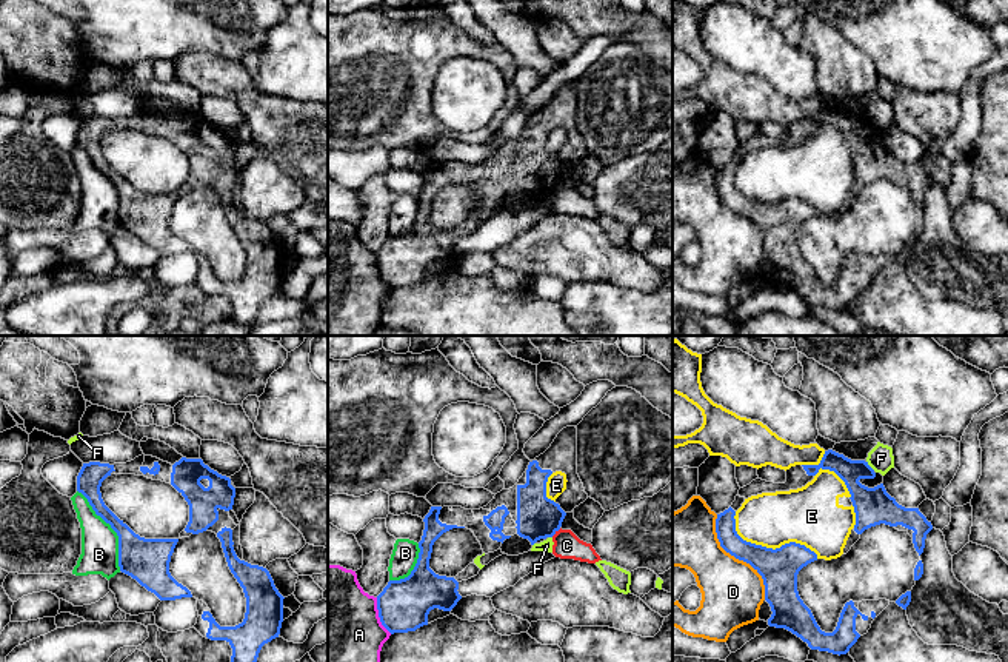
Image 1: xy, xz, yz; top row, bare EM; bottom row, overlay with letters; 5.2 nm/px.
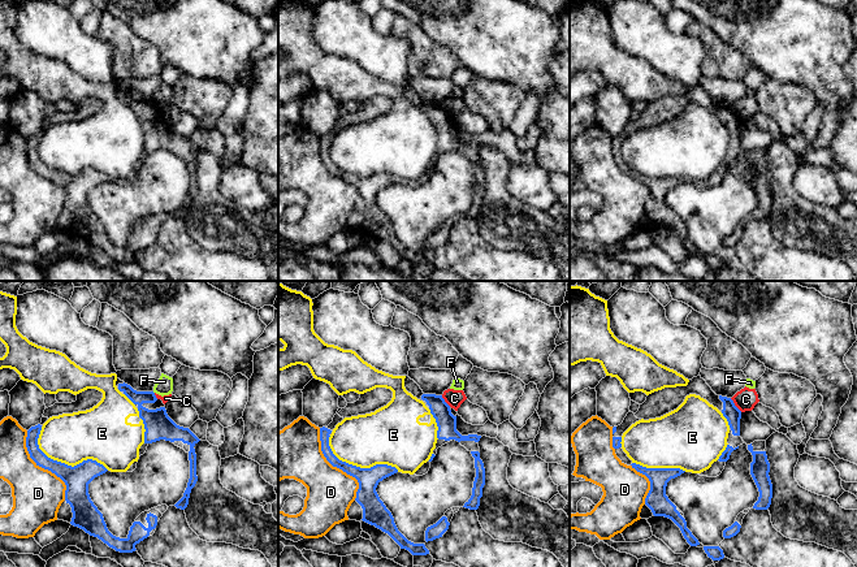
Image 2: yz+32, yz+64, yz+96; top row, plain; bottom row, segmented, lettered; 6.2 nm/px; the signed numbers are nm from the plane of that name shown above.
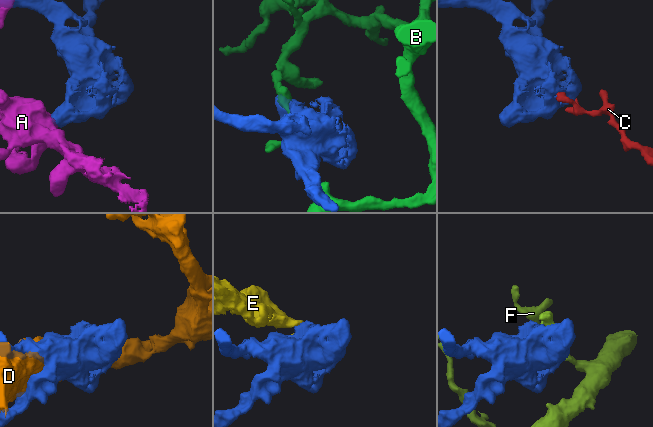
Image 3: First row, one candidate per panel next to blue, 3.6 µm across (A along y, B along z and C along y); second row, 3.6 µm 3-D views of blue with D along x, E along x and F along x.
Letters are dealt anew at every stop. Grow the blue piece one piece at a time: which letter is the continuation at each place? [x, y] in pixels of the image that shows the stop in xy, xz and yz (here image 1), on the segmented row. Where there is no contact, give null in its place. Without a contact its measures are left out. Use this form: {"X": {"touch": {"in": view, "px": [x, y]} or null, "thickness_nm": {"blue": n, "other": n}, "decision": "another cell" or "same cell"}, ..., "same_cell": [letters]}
{"A": {"touch": {"in": "xz", "px": [379, 616]}, "thickness_nm": {"blue": 280, "other": 440}, "decision": "another cell"}, "B": {"touch": {"in": "xy", "px": [113, 528]}, "thickness_nm": {"blue": 240, "other": 190}, "decision": "another cell"}, "C": {"touch": {"in": "xz", "px": [556, 530]}, "thickness_nm": {"blue": 220, "other": 140}, "decision": "another cell"}, "D": {"touch": {"in": "yz", "px": [737, 558]}, "thickness_nm": {"blue": 200, "other": 320}, "decision": "another cell"}, "E": {"touch": {"in": "yz", "px": [768, 548]}, "thickness_nm": {"blue": 200, "other": 280}, "decision": "another cell"}, "F": {"touch": {"in": "yz", "px": [868, 465]}, "thickness_nm": {"blue": 190, "other": 140}, "decision": "another cell"}, "same_cell": []}

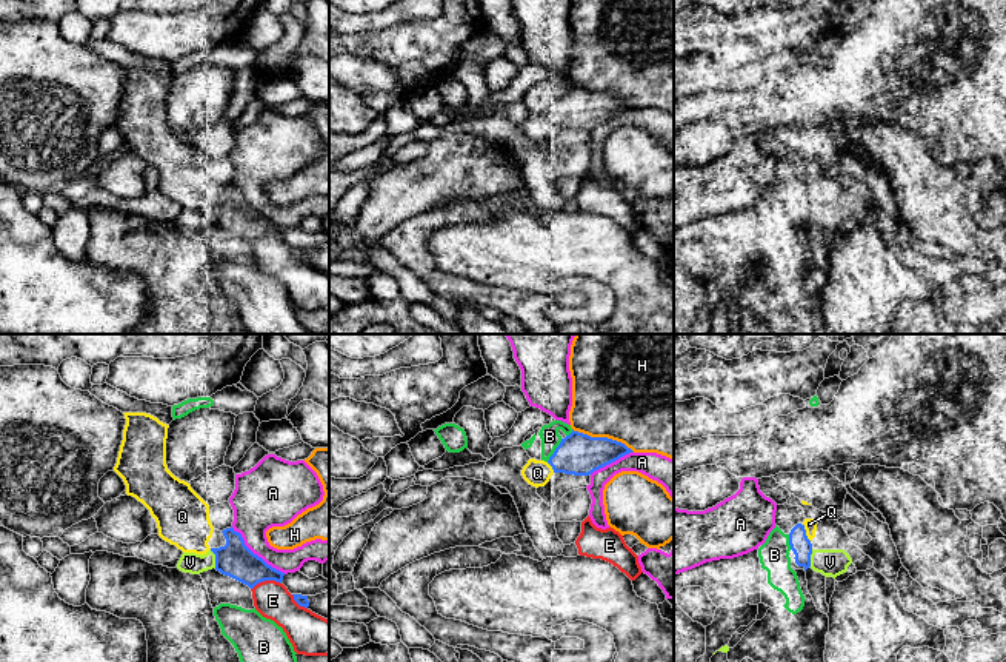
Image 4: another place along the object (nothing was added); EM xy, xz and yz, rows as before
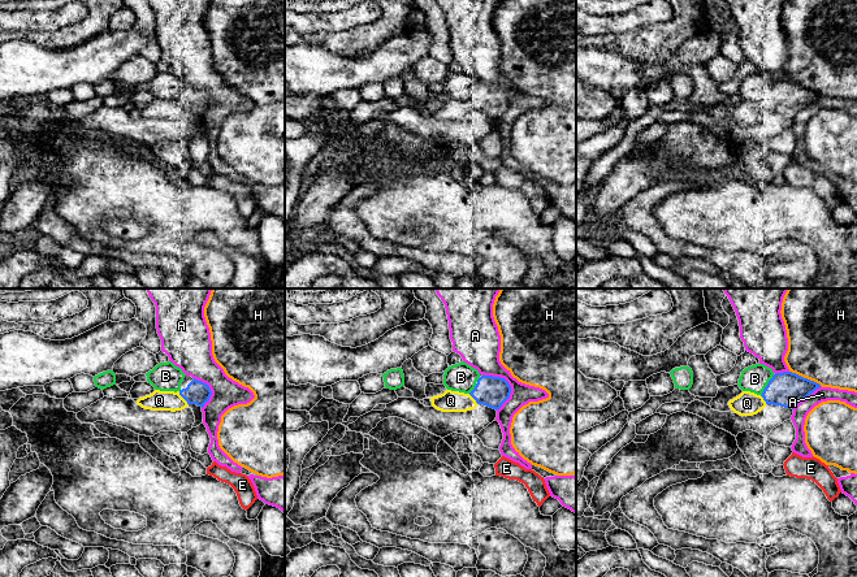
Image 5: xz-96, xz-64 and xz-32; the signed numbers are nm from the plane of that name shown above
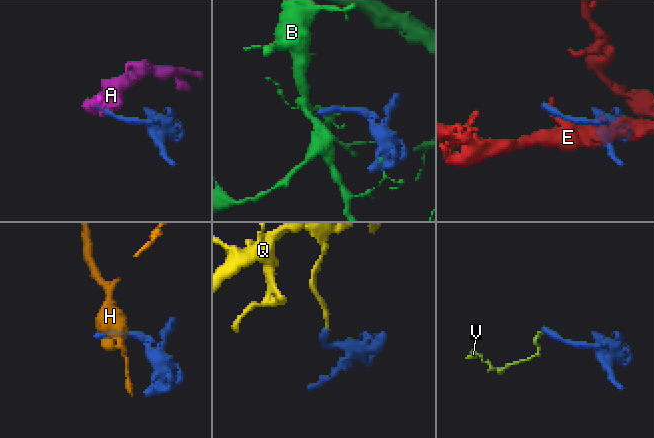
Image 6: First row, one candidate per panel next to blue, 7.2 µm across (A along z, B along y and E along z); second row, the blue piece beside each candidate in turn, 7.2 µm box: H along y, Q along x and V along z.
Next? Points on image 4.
{"A": {"touch": {"in": "xy", "px": [256, 555]}, "thickness_nm": {"blue": 180, "other": 260}, "decision": "another cell"}, "B": {"touch": {"in": "xz", "px": [556, 450]}, "thickness_nm": {"blue": 220, "other": 100}, "decision": "another cell"}, "E": {"touch": {"in": "xy", "px": [265, 579]}, "thickness_nm": {"blue": 180, "other": 190}, "decision": "another cell"}, "H": {"touch": {"in": "xz", "px": [603, 437]}, "thickness_nm": {"blue": 220, "other": 480}, "decision": "another cell"}, "Q": {"touch": {"in": "yz", "px": [805, 533]}, "thickness_nm": {"blue": 110, "other": 60}, "decision": "same cell"}, "V": {"touch": {"in": "xy", "px": [216, 559]}, "thickness_nm": {"blue": 180, "other": 110}, "decision": "another cell"}, "same_cell": ["Q"]}

